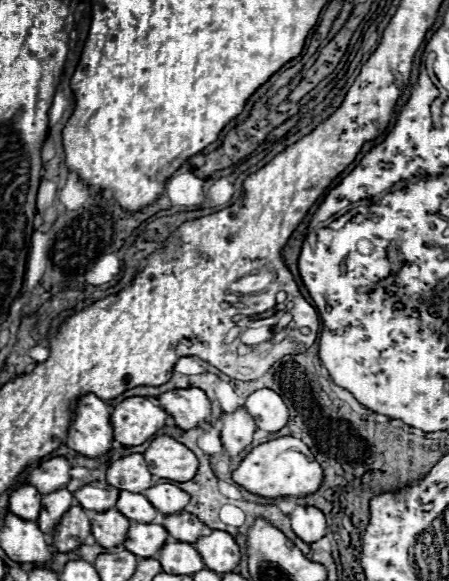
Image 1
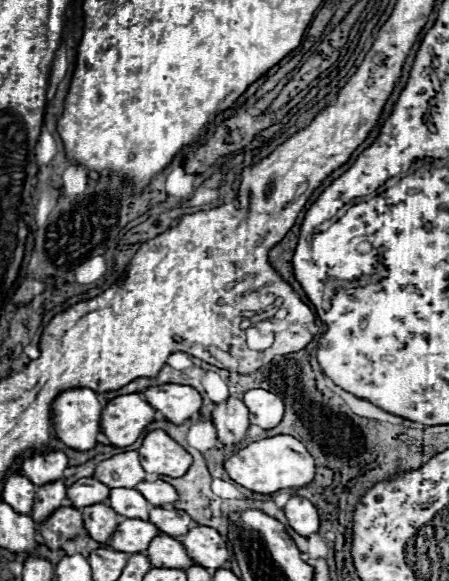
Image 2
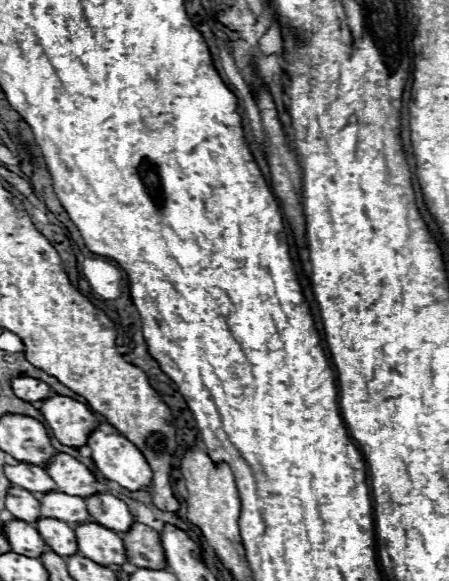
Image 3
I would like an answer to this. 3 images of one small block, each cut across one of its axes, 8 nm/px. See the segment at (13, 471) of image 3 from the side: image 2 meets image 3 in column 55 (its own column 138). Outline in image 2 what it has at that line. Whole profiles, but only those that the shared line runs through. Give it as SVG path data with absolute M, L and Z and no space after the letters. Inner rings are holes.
M156 480L156 482L140 482L136 486L136 490L142 492L142 496L152 504L152 506L164 506L164 504L172 504L176 500L176 490L168 484L168 482L162 482L162 480Z

